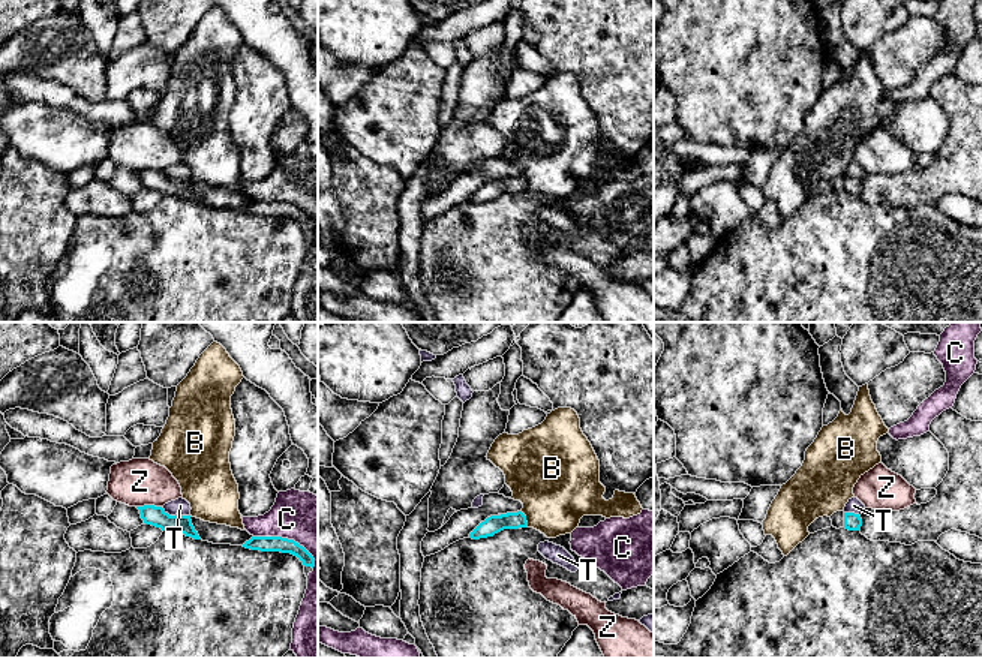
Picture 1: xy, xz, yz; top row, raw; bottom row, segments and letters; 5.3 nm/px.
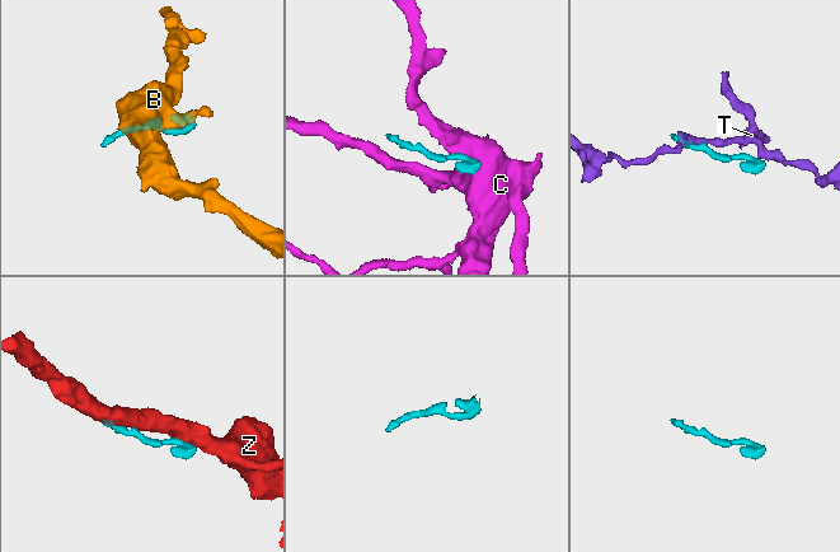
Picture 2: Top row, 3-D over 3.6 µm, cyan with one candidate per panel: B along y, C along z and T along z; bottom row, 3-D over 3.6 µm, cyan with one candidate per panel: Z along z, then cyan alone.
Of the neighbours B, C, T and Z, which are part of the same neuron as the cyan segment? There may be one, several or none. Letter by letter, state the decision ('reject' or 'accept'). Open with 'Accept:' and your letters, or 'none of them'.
Accept: none of them
B: reject
C: reject
T: reject
Z: reject

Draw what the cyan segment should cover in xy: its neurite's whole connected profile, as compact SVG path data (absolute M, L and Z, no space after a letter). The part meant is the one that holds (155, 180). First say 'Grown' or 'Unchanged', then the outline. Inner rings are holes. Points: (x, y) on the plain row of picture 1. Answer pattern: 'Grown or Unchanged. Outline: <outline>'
Unchanged. Outline: M144 169L136 171L145 189L160 192L162 195L177 195L193 204L201 204L195 195L190 180L169 180L162 171Z

